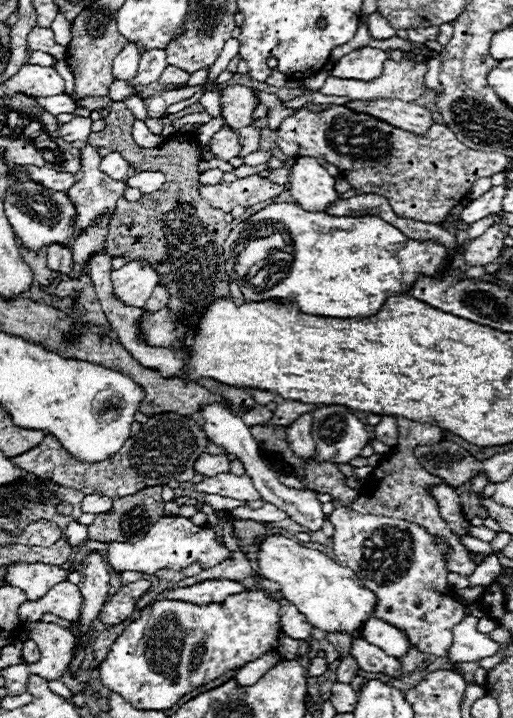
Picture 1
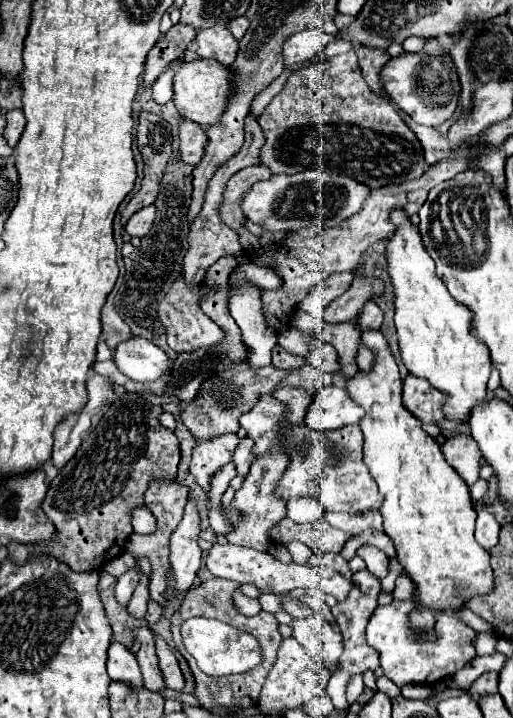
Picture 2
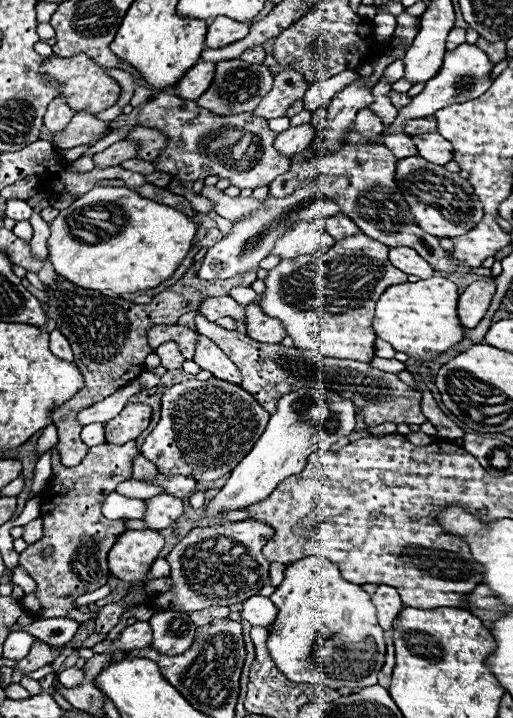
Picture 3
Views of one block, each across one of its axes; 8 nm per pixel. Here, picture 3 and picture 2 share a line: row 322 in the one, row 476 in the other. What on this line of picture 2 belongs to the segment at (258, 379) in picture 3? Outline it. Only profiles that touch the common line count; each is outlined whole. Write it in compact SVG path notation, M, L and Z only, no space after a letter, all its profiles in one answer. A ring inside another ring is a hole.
M224 434L210 442L196 442L194 456L190 462L190 472L196 482L208 492L212 488L214 474L232 460L232 452L236 450L240 438L236 434Z

